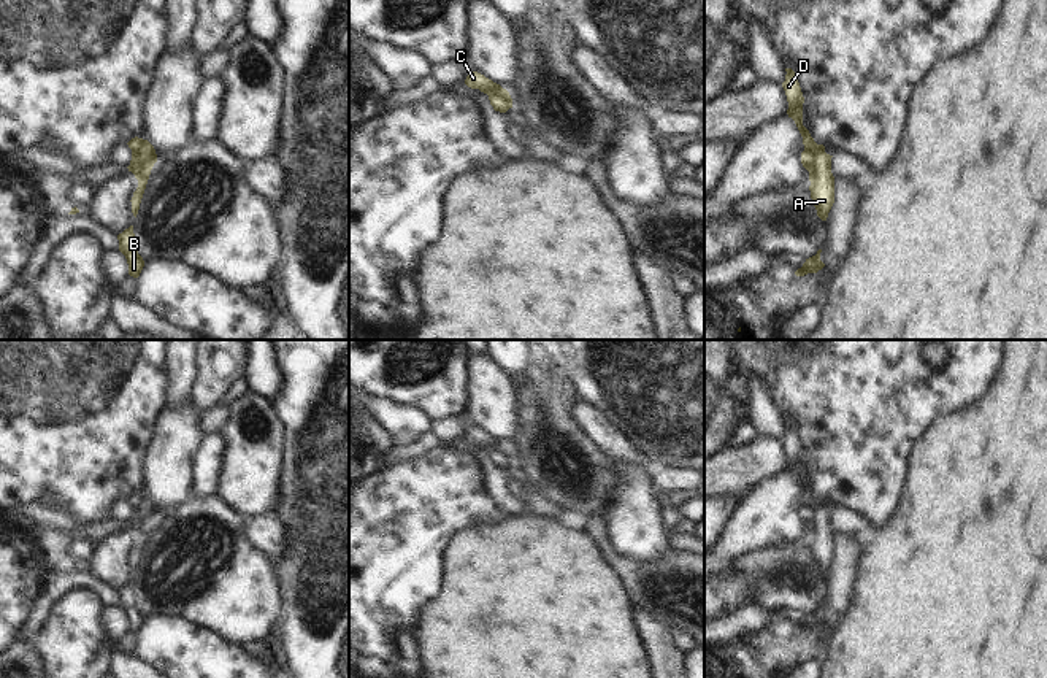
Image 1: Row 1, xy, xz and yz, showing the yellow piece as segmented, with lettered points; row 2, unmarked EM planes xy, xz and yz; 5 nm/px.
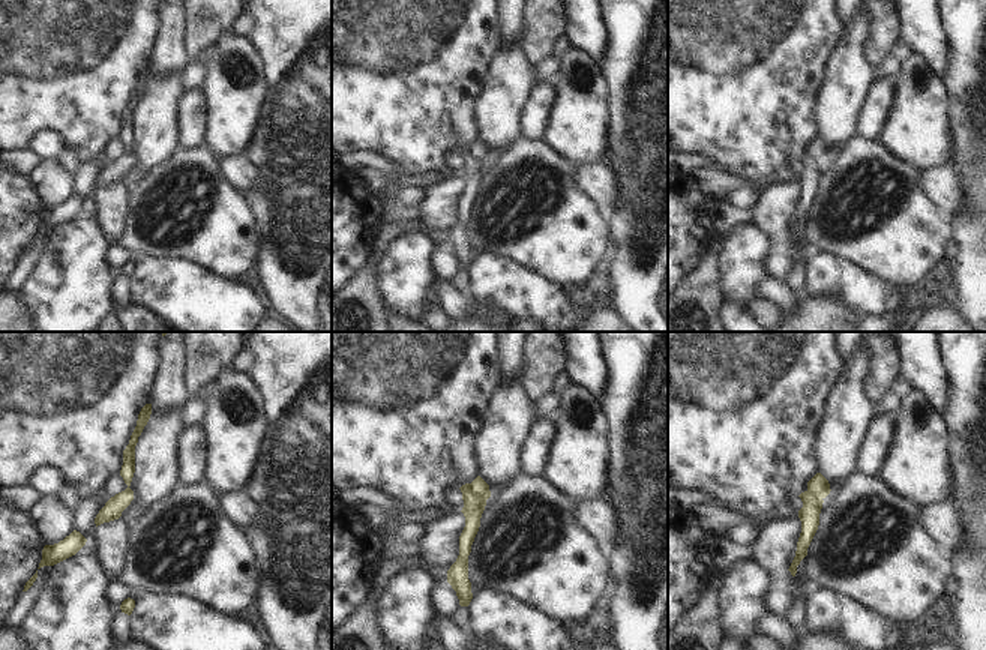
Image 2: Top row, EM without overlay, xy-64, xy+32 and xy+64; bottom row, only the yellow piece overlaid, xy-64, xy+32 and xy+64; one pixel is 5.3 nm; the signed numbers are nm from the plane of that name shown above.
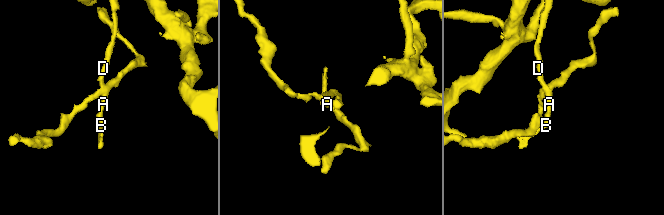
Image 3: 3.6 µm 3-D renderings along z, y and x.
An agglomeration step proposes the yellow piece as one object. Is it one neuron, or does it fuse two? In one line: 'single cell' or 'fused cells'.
fused cells

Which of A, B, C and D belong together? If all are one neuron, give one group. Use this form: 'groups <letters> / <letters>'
groups A B D / C

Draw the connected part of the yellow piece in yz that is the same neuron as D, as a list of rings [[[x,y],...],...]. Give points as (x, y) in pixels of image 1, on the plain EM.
[[[785,424],[785,437],[782,443],[787,451],[788,465],[787,470],[792,473],[803,492],[804,505],[815,507],[815,518],[809,526],[809,546],[812,559],[817,565],[817,572],[826,576],[828,568],[834,559],[834,532],[831,529],[831,513],[814,497],[809,486],[803,481],[803,459],[804,453],[798,438],[798,433],[792,424]]]

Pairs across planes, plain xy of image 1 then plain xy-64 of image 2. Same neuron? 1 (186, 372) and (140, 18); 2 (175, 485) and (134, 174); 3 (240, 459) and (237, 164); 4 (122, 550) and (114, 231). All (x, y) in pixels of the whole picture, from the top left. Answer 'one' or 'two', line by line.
1: two
2: one
3: two
4: one

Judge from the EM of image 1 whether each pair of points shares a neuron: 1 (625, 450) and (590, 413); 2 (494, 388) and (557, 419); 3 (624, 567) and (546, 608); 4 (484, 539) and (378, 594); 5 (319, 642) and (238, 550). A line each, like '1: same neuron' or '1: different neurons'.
1: same neuron
2: different neurons
3: different neurons
4: different neurons
5: different neurons

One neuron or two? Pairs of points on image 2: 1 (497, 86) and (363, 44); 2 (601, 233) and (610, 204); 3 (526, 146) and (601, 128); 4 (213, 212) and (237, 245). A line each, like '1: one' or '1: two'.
1: two
2: two
3: two
4: one

